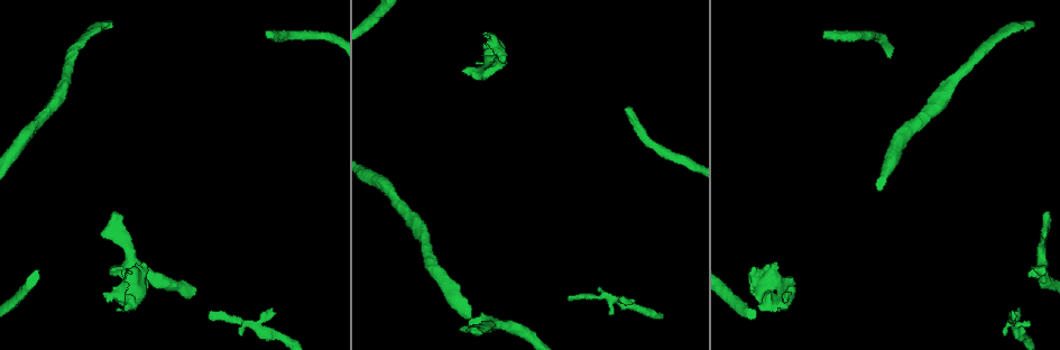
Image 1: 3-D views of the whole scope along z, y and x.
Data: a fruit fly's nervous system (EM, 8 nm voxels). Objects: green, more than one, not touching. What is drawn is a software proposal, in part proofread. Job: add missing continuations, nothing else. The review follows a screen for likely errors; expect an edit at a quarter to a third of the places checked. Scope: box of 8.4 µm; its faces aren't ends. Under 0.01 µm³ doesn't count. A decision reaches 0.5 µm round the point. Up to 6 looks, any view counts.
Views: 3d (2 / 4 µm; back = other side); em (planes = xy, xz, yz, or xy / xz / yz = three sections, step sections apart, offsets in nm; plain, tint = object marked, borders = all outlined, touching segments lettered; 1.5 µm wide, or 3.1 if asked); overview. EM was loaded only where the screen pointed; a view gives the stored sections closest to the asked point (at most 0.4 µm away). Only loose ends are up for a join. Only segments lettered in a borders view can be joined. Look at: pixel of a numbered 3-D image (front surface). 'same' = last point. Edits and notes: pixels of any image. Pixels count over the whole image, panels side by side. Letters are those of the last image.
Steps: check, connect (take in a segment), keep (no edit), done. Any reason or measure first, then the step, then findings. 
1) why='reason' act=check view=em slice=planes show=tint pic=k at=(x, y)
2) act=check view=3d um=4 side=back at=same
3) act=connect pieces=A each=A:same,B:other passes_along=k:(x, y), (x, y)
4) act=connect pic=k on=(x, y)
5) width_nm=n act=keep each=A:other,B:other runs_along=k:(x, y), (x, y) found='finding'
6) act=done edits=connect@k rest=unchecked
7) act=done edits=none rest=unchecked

why='branch stops here' act=check view=em slice=xy step=4 show=tint pic=1 at=(1034, 24)

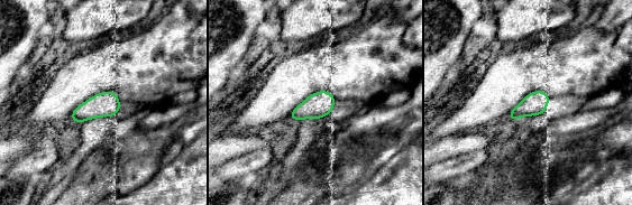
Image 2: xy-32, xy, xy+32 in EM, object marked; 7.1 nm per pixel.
why='cut it another way' act=check view=em slice=planes show=tint at=same

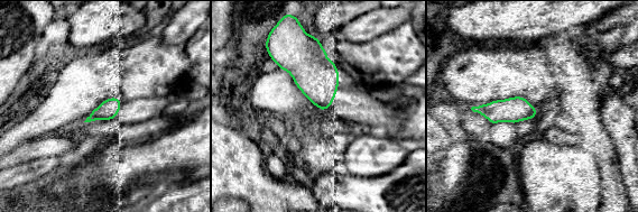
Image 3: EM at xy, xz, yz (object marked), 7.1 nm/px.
act=check view=em slice=planes show=borders at=same

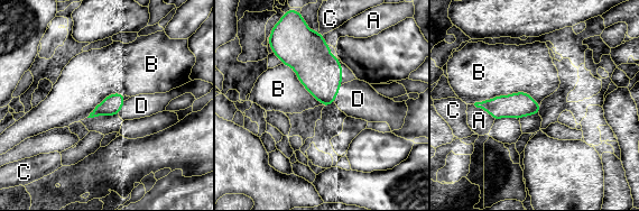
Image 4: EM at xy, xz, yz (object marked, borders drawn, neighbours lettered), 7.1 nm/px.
longest_contact=B:480nm act=connect pieces=D each=A:other,B:other,C:other,D:same found='the neuron continues'

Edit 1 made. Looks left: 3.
why='see it whole again' act=check view=overview

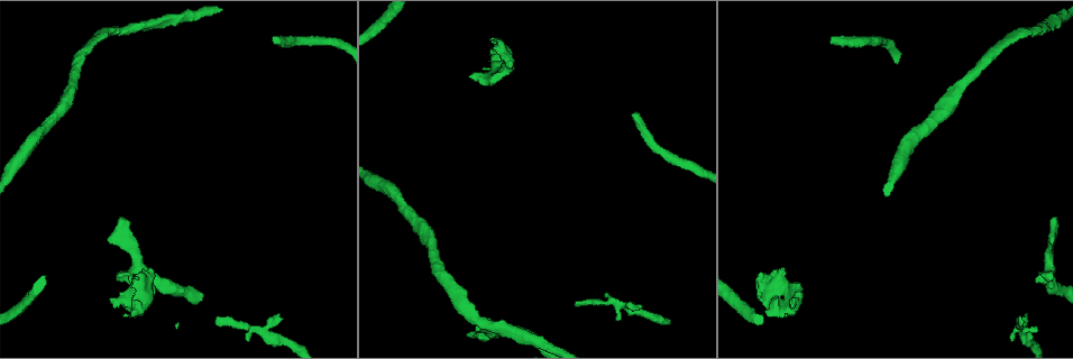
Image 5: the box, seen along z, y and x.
why='tapers out' act=check view=em slice=xz step=4 show=plain pic=5 at=(1024, 315)

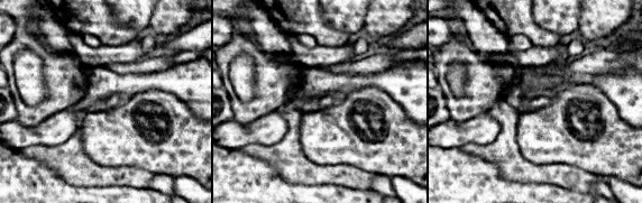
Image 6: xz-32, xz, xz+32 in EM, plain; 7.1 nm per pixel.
act=check view=em slice=xz step=4 show=borders at=same

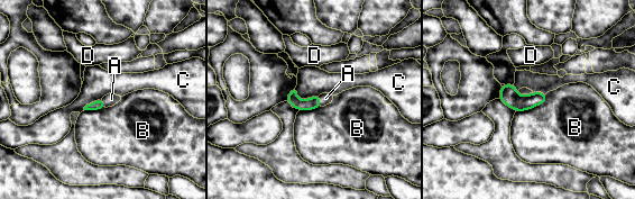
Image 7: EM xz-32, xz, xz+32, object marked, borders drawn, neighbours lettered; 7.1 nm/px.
act=connect pieces=A each=A:same,B:other,C:other,D:other found='the neuron continues'

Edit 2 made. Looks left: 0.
act=done edits=connect@4,connect@7 rest=unchecked

